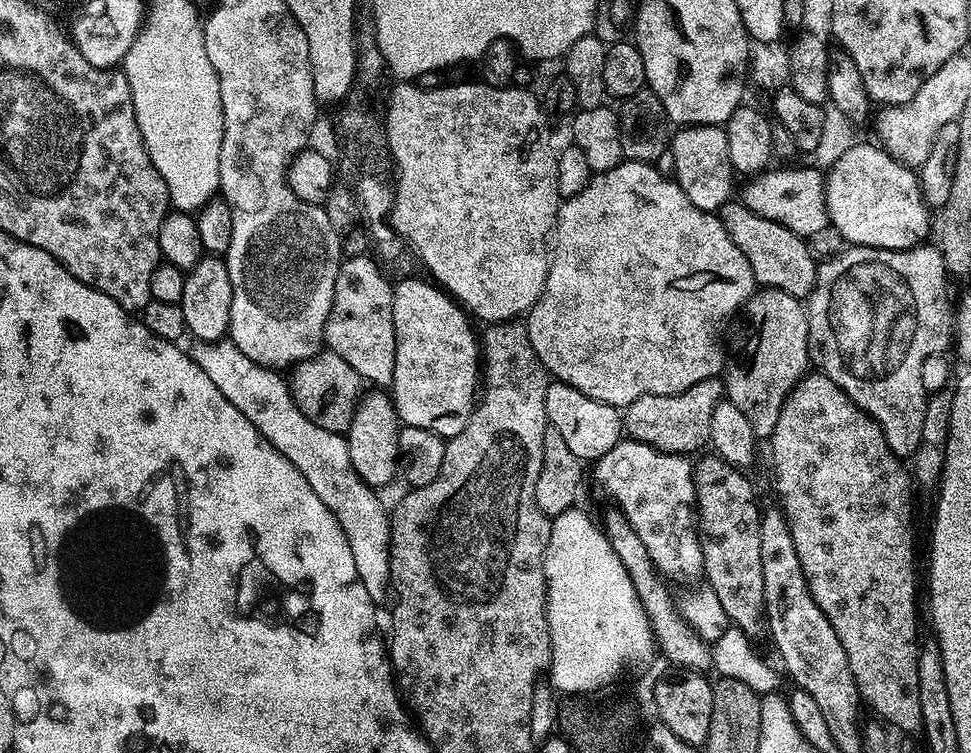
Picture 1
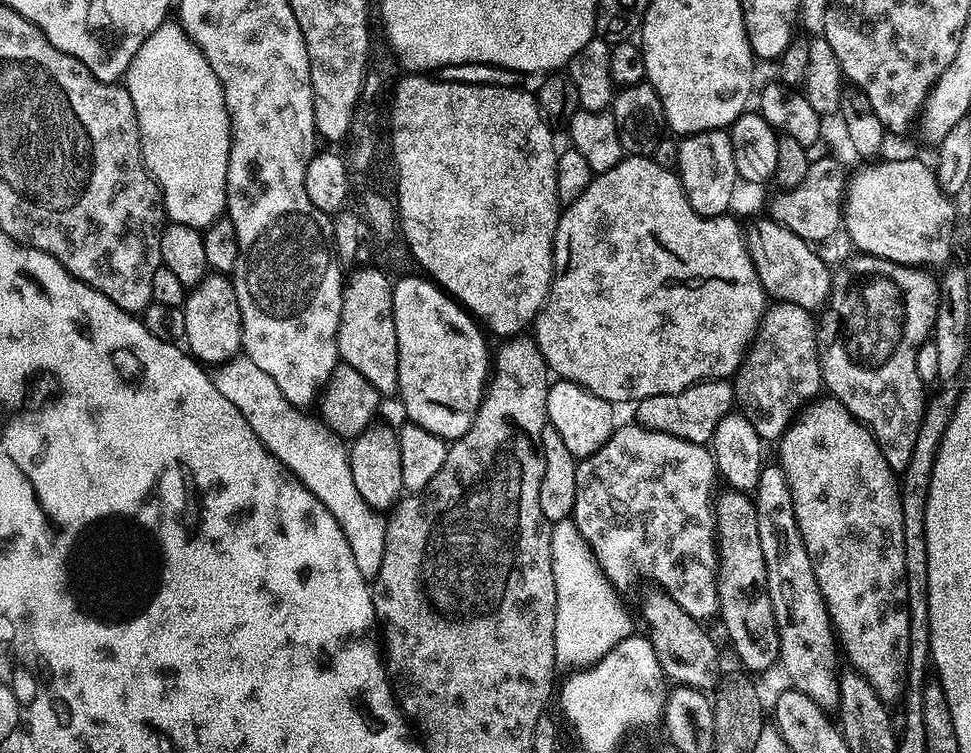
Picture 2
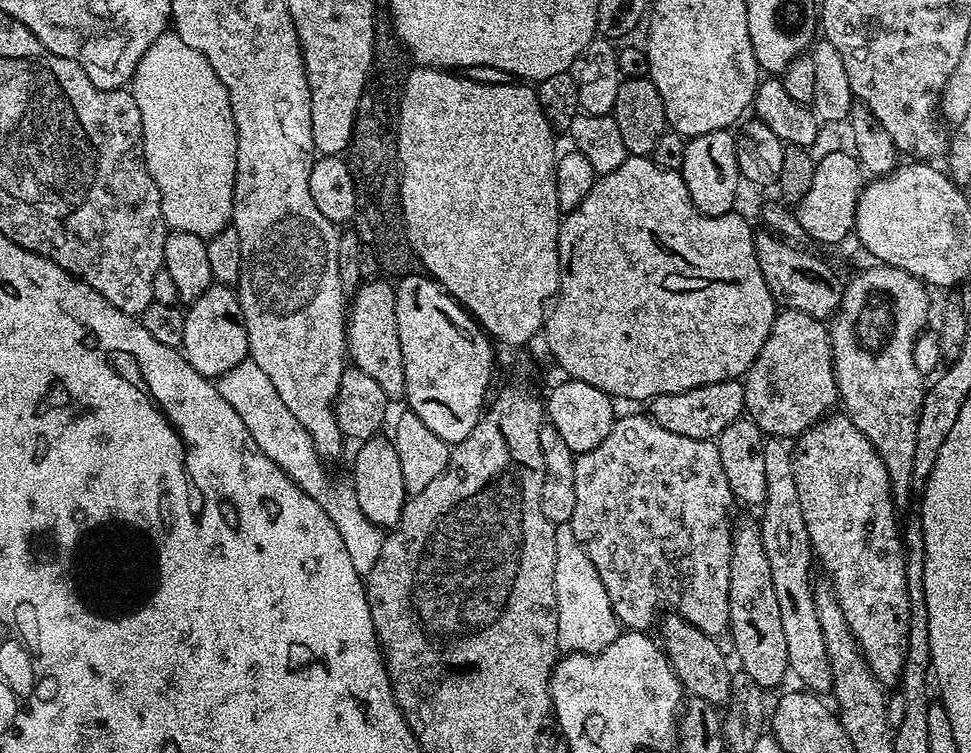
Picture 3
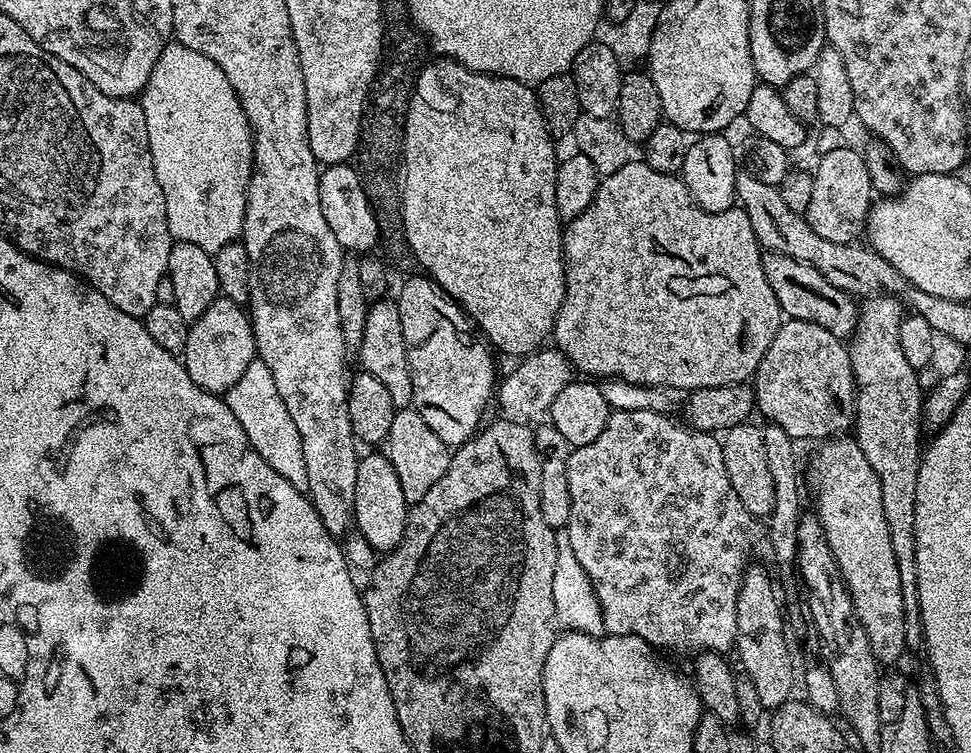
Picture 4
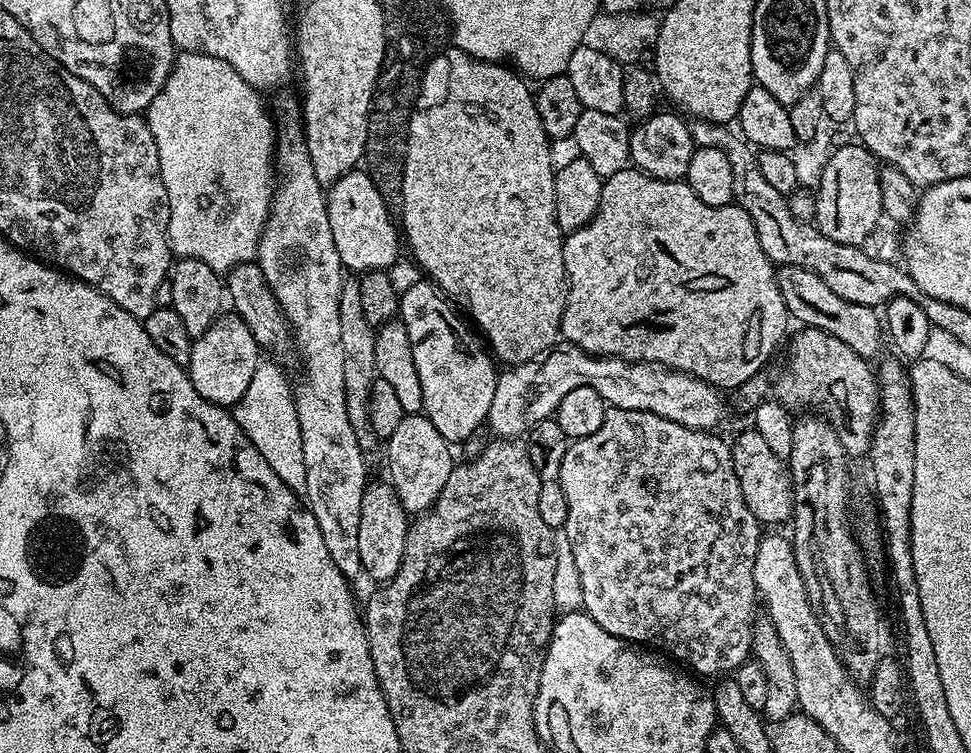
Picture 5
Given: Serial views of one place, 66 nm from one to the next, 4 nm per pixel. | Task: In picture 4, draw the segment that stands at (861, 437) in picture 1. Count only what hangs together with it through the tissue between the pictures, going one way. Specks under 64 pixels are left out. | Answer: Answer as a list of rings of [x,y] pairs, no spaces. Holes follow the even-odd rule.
[[[832,438],[817,448],[820,449],[817,450],[812,465],[806,468],[806,480],[808,476],[812,492],[816,495],[814,514],[824,528],[826,542],[838,562],[838,570],[848,588],[854,610],[866,630],[866,638],[870,638],[870,646],[876,659],[884,666],[899,665],[896,663],[906,655],[906,618],[902,606],[902,578],[898,578],[898,562],[894,558],[894,546],[890,542],[890,526],[886,526],[886,513],[882,511],[882,482],[878,482],[874,466],[866,462],[866,454],[862,454],[855,439]]]

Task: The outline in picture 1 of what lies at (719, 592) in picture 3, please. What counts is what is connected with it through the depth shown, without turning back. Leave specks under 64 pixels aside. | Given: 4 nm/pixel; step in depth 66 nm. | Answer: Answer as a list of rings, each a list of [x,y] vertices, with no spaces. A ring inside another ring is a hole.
[[[631,438],[621,439],[602,459],[595,461],[590,476],[617,504],[630,527],[642,540],[653,566],[669,581],[688,584],[704,574],[704,555],[698,531],[696,474],[687,455],[665,452]]]

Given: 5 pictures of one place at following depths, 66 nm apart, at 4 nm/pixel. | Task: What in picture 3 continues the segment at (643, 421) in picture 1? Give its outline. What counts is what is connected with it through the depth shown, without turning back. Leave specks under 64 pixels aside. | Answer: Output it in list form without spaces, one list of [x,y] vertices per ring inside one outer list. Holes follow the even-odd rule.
[[[727,380],[678,394],[662,394],[655,396],[647,408],[647,415],[658,426],[662,426],[662,430],[670,430],[670,434],[682,434],[682,438],[710,440],[719,437],[721,430],[730,426],[730,422],[745,415],[744,385],[740,380]]]

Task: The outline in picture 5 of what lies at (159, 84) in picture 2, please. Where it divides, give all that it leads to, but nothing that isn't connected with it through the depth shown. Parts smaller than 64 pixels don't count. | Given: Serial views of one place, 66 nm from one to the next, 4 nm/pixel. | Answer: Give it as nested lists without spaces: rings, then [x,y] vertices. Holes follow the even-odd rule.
[[[189,52],[177,55],[172,73],[166,78],[164,90],[159,92],[150,102],[146,119],[150,126],[150,134],[154,134],[154,146],[158,146],[158,166],[162,174],[162,182],[166,186],[166,198],[170,202],[170,222],[168,223],[168,245],[172,247],[177,257],[198,258],[198,262],[206,262],[210,270],[226,274],[234,266],[255,261],[256,251],[260,245],[260,235],[264,223],[268,221],[268,212],[272,209],[272,194],[274,191],[274,120],[268,117],[264,109],[265,97],[234,70],[226,62],[213,56],[205,56],[202,52]]]

